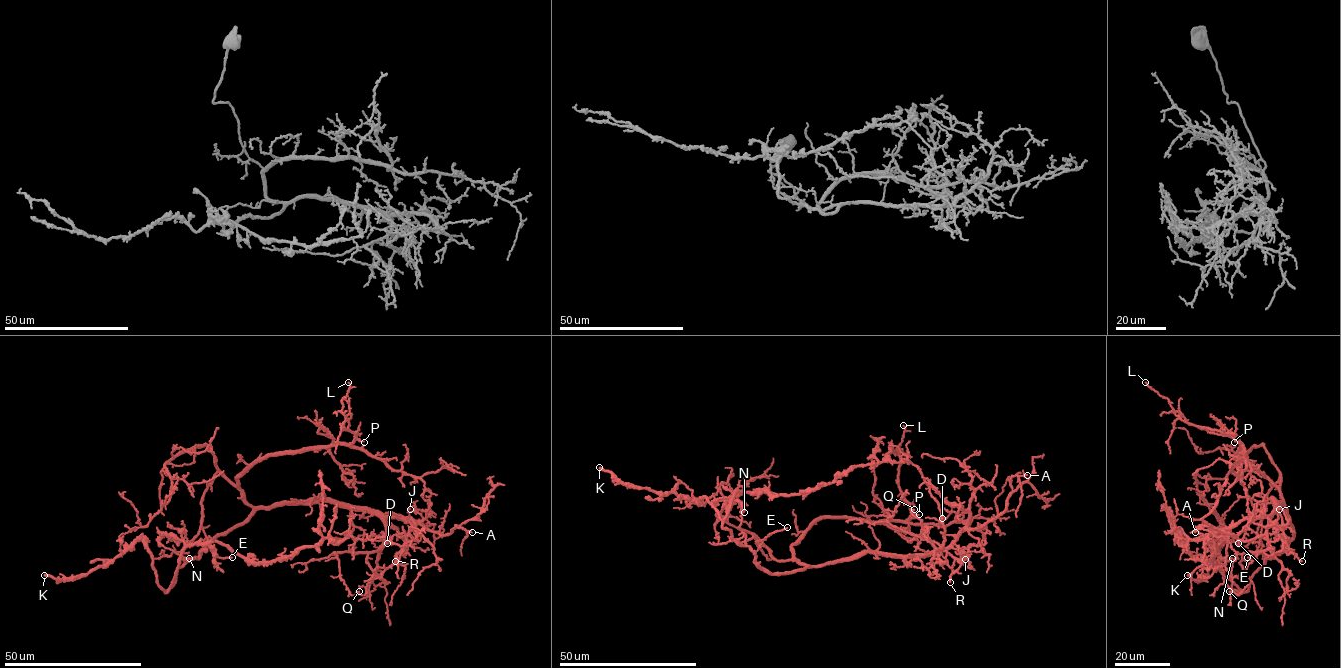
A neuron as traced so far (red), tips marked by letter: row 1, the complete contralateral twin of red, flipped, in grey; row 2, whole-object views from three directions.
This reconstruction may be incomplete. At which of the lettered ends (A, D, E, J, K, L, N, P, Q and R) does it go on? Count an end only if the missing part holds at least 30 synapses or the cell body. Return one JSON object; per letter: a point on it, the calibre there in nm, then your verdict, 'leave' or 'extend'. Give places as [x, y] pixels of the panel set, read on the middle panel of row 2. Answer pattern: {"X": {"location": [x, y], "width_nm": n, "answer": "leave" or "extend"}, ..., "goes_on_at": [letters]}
{"A": {"location": [1027, 475], "width_nm": 90, "answer": "leave"}, "D": {"location": [942, 518], "width_nm": 120, "answer": "leave"}, "E": {"location": [787, 527], "width_nm": 240, "answer": "extend"}, "J": {"location": [965, 559], "width_nm": 200, "answer": "leave"}, "K": {"location": [599, 467], "width_nm": 480, "answer": "extend"}, "L": {"location": [903, 425], "width_nm": 190, "answer": "leave"}, "N": {"location": [744, 512], "width_nm": 340, "answer": "leave"}, "P": {"location": [919, 514], "width_nm": 100, "answer": "leave"}, "Q": {"location": [914, 509], "width_nm": 360, "answer": "leave"}, "R": {"location": [950, 582], "width_nm": 400, "answer": "leave"}, "goes_on_at": ["E", "K"]}

